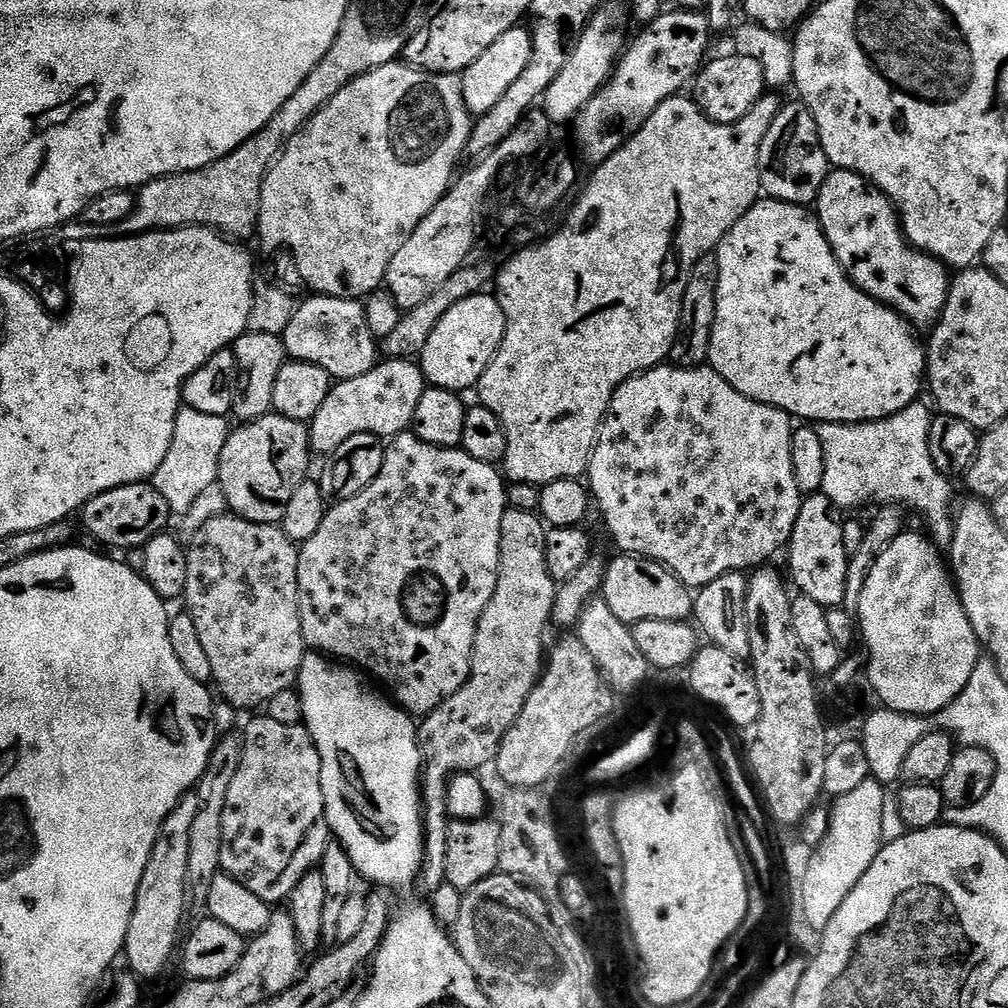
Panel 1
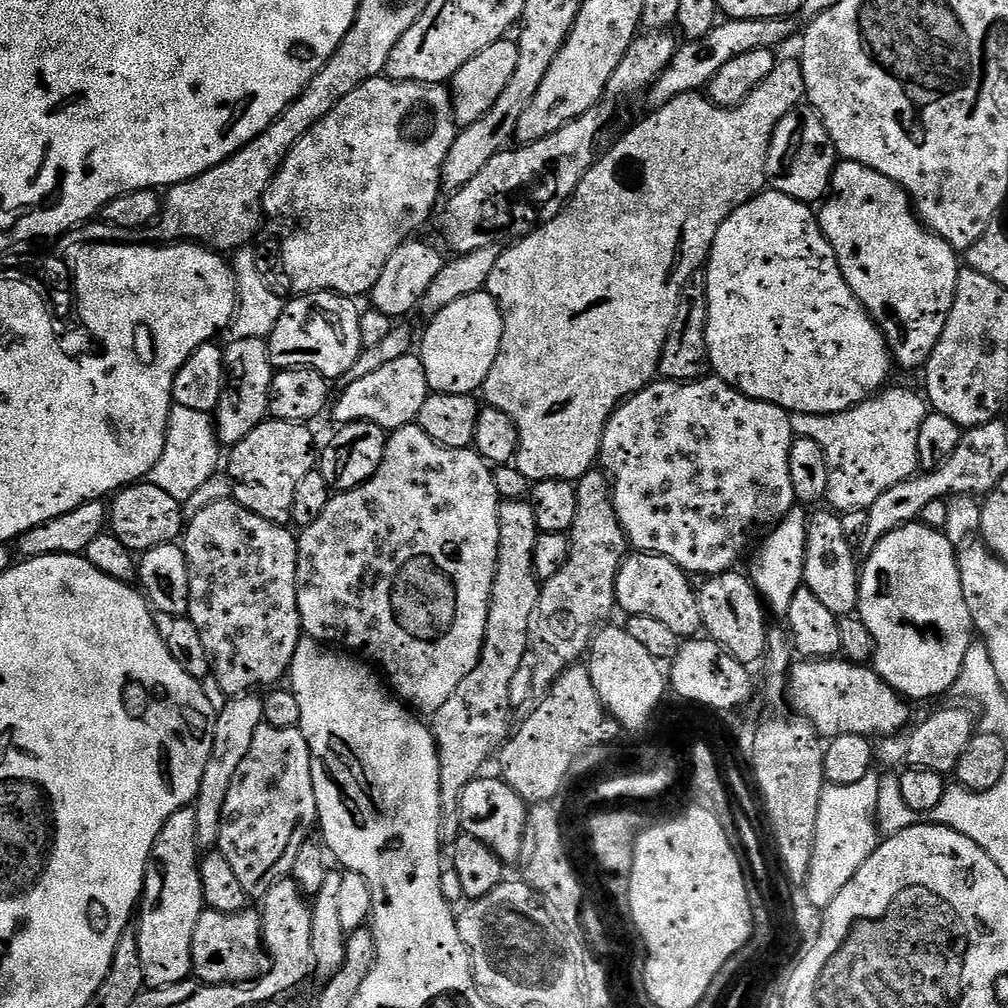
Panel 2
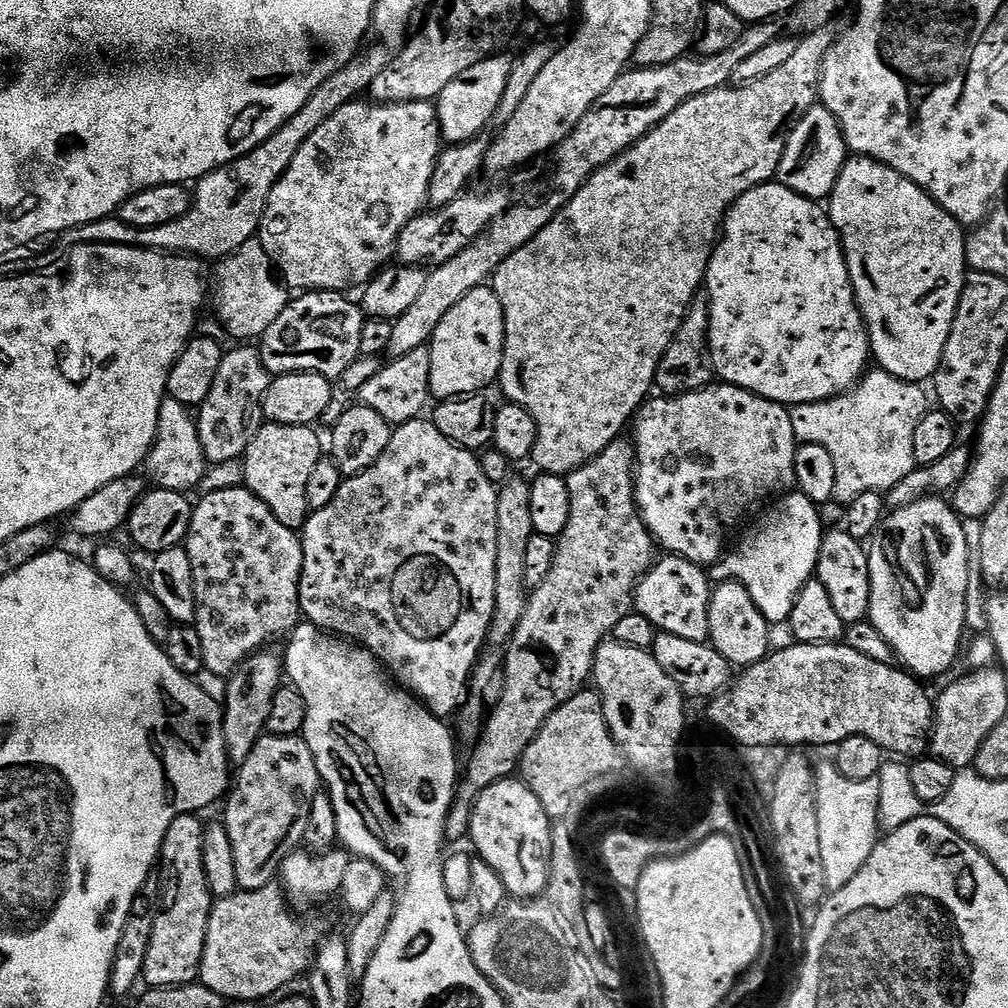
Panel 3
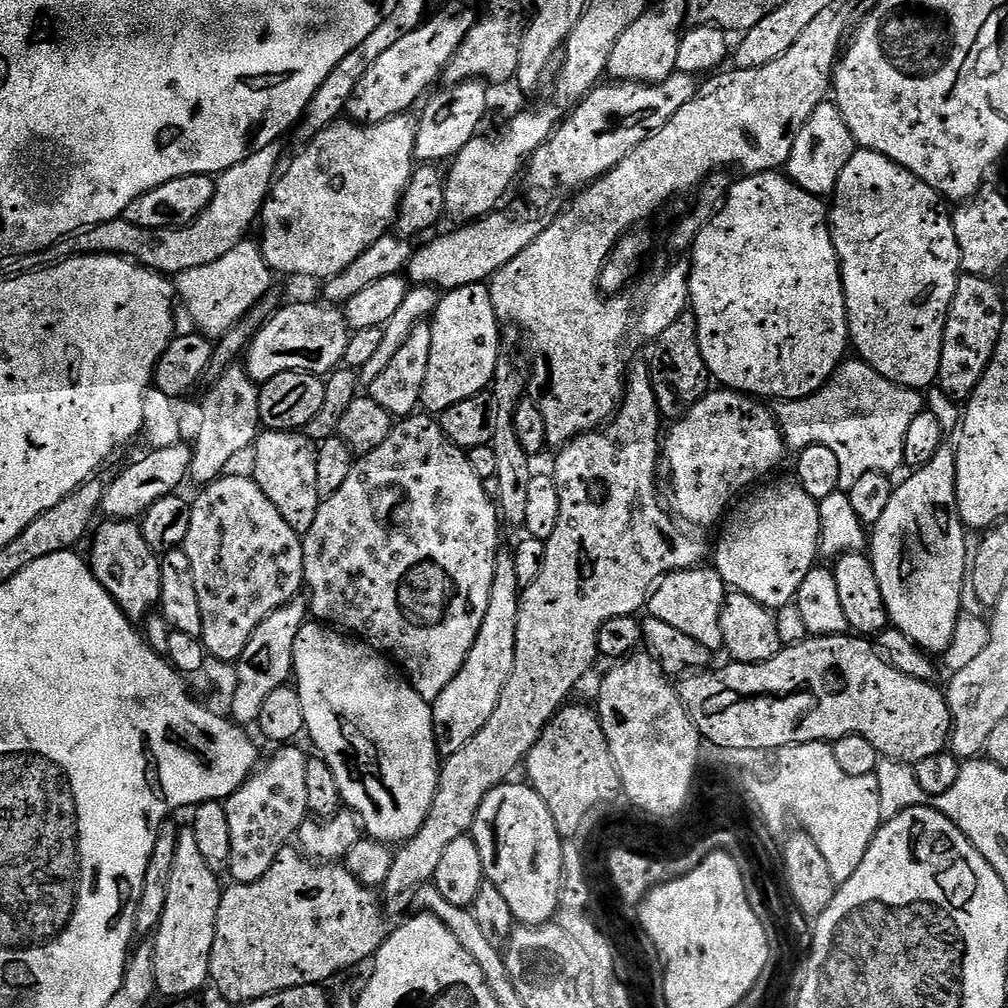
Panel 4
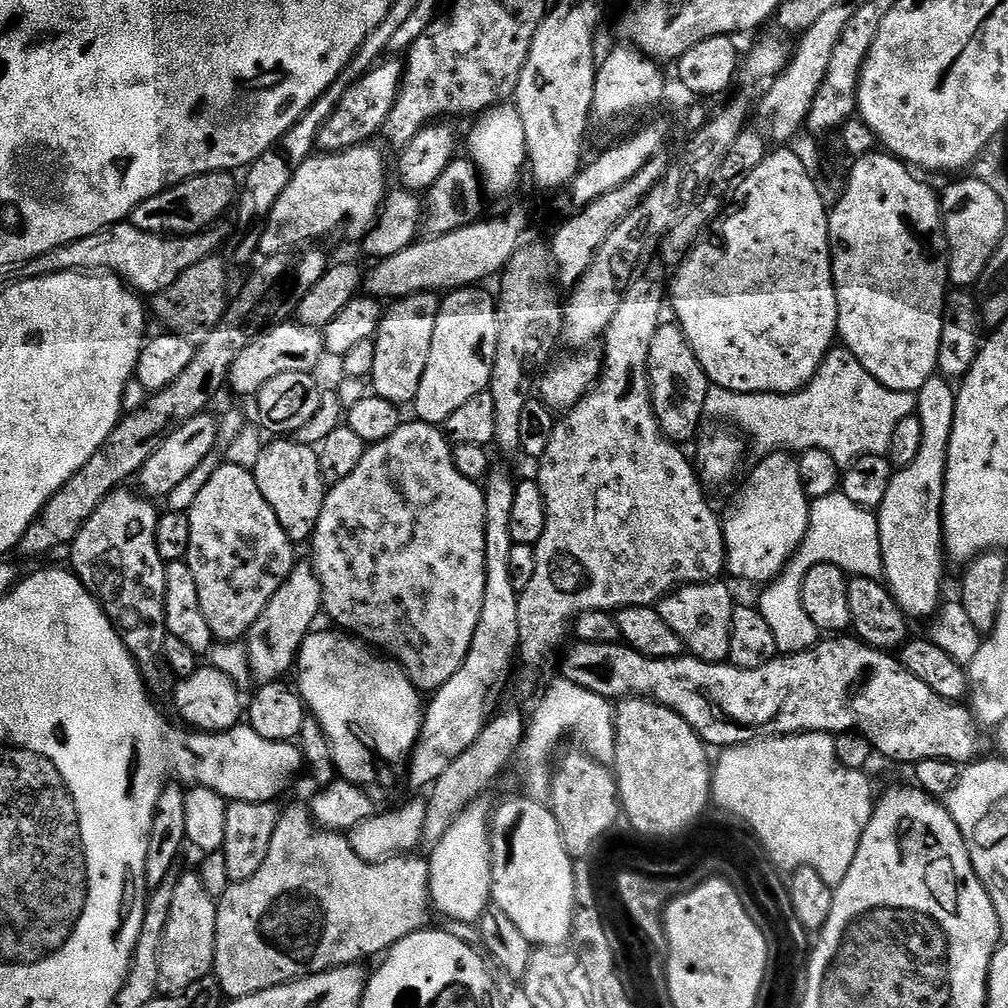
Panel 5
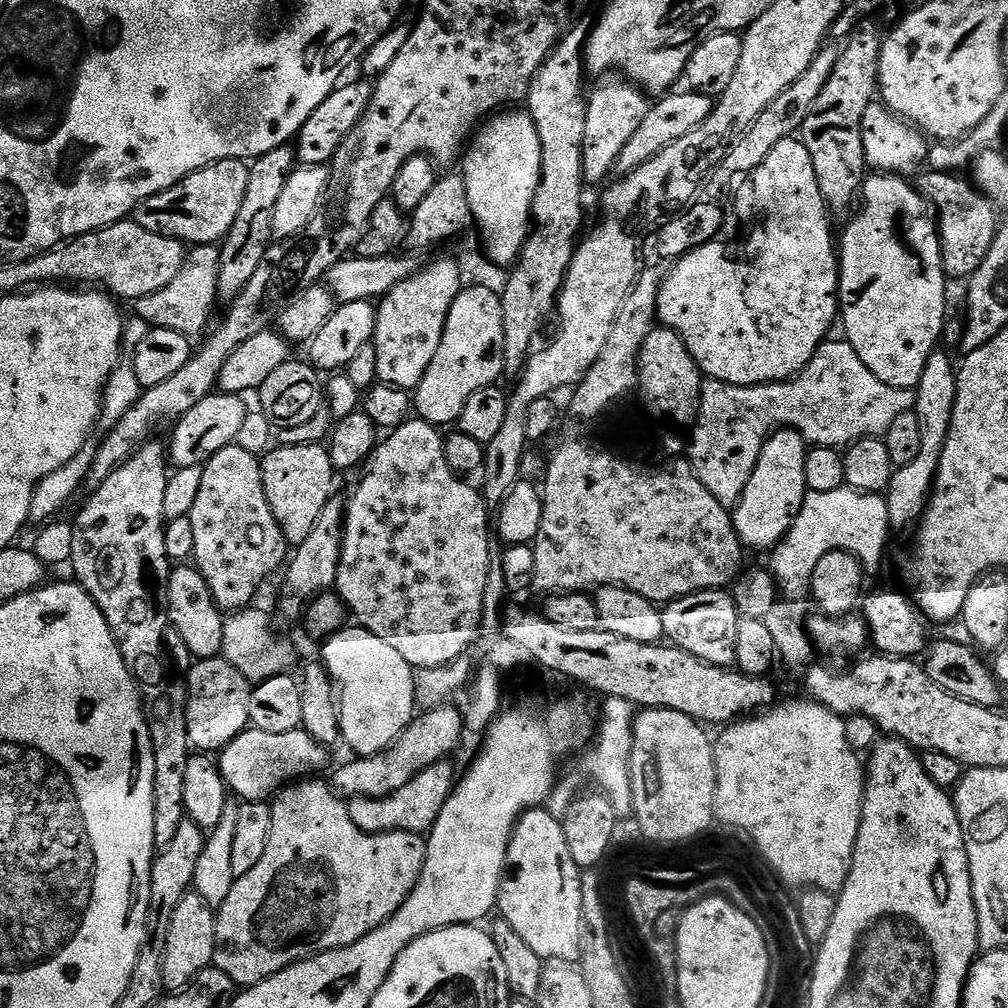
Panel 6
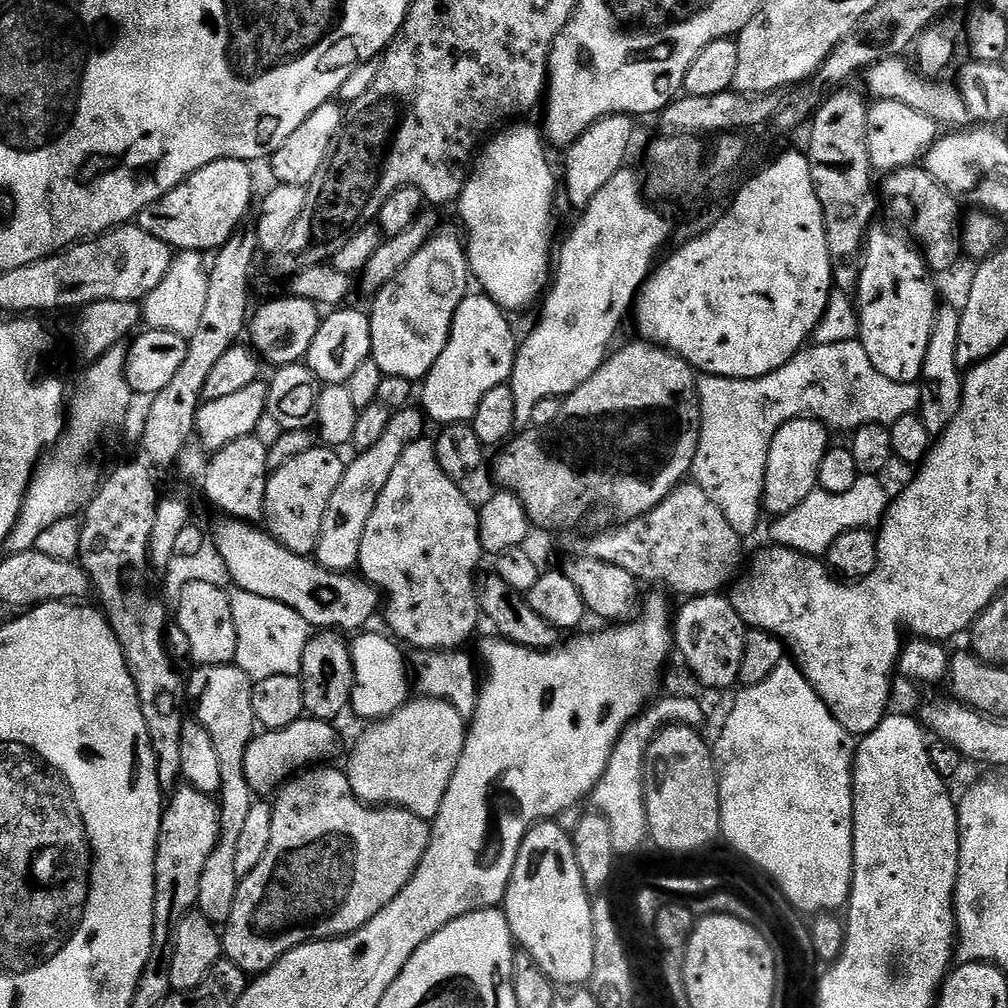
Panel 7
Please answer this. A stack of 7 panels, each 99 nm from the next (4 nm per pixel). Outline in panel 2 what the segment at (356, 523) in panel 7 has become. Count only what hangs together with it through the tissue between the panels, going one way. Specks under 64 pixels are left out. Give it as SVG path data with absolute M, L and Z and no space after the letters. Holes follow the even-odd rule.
M256 694L229 699L226 705L217 711L210 762L206 762L206 774L202 774L202 786L198 786L198 794L194 801L198 818L198 842L201 849L212 850L219 845L222 806L226 806L226 794L230 790L230 782L234 782L234 774L238 774L238 766L242 766L246 754L250 754L254 733L262 723L264 723L264 701Z

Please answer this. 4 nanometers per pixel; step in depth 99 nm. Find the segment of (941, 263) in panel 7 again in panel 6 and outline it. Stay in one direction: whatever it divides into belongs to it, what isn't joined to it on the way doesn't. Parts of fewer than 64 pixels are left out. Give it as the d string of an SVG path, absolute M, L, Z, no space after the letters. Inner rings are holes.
M925 171L918 183L918 191L938 217L940 253L944 259L944 275L949 281L967 281L968 277L982 266L990 246L996 240L998 227L997 209L991 200L976 187L975 183L959 180L959 175L950 172Z

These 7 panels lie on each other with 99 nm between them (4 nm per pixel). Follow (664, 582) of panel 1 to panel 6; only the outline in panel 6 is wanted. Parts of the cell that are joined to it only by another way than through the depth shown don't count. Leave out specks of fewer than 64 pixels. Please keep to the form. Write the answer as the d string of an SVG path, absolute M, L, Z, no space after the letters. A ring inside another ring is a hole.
M727 591L695 592L680 600L667 601L660 617L664 635L675 647L686 650L686 654L694 654L694 658L715 668L732 668L735 665L738 626L742 617L736 608L735 599Z

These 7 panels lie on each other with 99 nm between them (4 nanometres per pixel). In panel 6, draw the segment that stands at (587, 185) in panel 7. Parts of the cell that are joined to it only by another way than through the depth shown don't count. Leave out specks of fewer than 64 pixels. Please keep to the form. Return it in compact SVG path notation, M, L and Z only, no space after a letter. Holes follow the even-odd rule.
M631 82L623 83L604 84L601 88L594 89L593 92L591 89L590 95L587 97L586 134L582 146L582 170L584 171L585 185L592 186L592 184L600 183L600 185L603 185L609 179L607 176L613 175L618 162L618 154L622 154L622 146L626 146L626 142L630 142L634 130L638 130L638 126L642 126L642 122L646 119L650 107L649 97L637 85Z

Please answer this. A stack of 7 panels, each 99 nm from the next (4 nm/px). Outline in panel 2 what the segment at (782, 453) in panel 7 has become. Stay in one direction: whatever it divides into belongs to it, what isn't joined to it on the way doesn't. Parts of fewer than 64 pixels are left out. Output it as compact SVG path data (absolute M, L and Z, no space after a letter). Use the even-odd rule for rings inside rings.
M803 507L792 508L783 522L767 533L755 549L755 552L757 551L756 565L753 566L752 572L750 571L752 585L759 592L760 599L764 601L765 609L771 615L773 612L780 618L787 617L790 610L790 598L794 598L794 594L804 582L808 517L809 513Z

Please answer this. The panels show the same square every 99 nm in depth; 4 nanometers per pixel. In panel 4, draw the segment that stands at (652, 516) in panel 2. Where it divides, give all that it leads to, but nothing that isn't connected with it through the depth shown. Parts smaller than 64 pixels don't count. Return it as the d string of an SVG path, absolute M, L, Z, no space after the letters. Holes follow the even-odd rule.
M710 390L686 415L671 425L669 432L667 429L662 440L662 468L663 471L668 471L668 484L672 487L672 493L666 496L666 500L671 511L685 525L693 524L688 525L693 529L708 528L716 523L719 525L737 497L771 477L771 472L779 466L780 459L786 453L784 435L780 432L780 424L773 409L763 408L760 404L763 403L759 399L743 392Z

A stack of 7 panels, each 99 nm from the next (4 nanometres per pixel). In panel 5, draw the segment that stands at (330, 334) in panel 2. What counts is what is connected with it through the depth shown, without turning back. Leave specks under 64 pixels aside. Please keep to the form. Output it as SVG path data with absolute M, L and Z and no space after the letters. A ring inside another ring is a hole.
M299 322L274 324L268 331L253 338L250 346L246 346L246 350L242 350L238 358L234 358L234 366L230 366L228 384L238 395L252 398L262 390L262 386L266 386L266 382L270 382L270 378L278 378L278 374L315 373L323 356L326 356L326 349L321 329L308 328Z

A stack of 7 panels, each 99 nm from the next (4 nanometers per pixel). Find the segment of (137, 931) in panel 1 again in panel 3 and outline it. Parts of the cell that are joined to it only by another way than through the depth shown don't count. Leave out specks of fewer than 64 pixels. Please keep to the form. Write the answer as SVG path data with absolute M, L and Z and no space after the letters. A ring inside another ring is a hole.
M196 814L179 816L174 818L174 822L170 822L170 830L166 830L166 838L160 847L160 855L158 857L158 879L160 881L160 894L156 897L154 903L156 905L156 917L154 918L154 934L150 934L150 950L146 953L146 962L144 963L143 983L149 989L154 988L184 988L187 984L195 984L200 978L200 967L202 966L202 950L206 946L206 934L208 933L208 923L210 922L210 914L212 913L212 905L214 897L210 886L206 882L206 866L202 862L202 842L204 841L205 821L200 821L201 817Z

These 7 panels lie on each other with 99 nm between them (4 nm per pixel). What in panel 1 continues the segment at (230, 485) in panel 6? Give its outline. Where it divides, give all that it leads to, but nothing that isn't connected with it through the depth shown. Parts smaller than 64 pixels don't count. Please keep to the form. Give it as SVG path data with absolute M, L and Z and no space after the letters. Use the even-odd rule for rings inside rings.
M225 514L218 518L210 518L210 522L206 522L206 526L202 526L202 530L198 530L198 534L191 536L186 544L186 551L188 554L186 590L182 600L183 603L188 603L186 615L194 618L194 627L198 630L198 639L202 641L202 647L206 650L206 658L210 662L210 670L212 671L211 683L214 688L216 684L217 688L215 688L215 691L217 693L220 691L219 695L237 710L256 708L259 704L260 707L267 705L268 700L274 698L274 694L293 687L299 681L302 658L306 651L304 635L302 634L302 618L300 617L300 599L298 598L299 547L293 540L286 538L286 534L277 525L259 524L235 514Z

